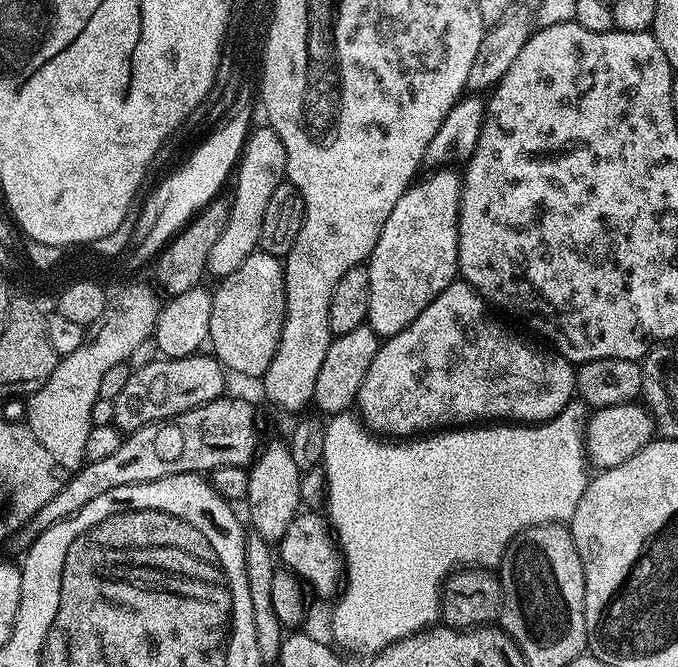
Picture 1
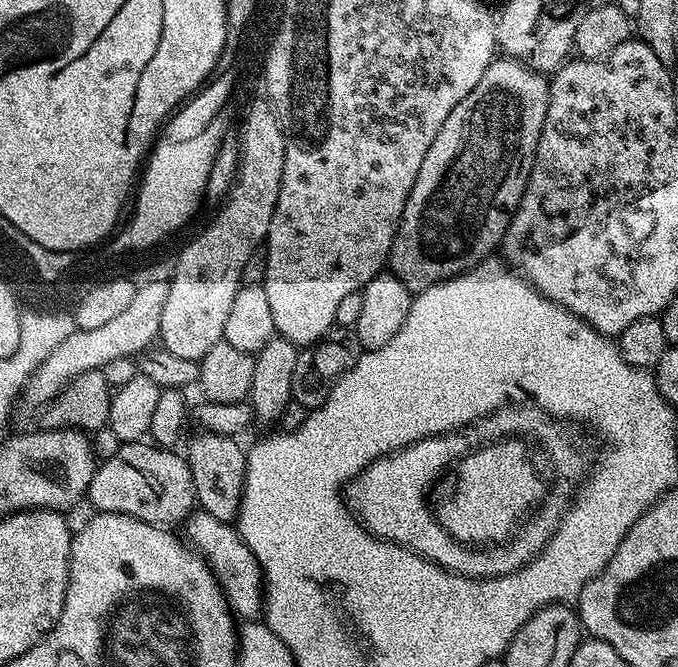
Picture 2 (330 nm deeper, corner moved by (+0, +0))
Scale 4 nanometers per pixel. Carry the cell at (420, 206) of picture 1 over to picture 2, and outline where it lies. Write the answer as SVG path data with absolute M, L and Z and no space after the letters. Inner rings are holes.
M497 58L493 60L491 66L482 74L482 82L450 110L450 118L442 122L442 130L438 130L438 135L434 142L430 142L430 150L426 150L426 158L422 158L422 170L418 170L418 178L414 178L414 186L406 198L406 206L402 210L400 226L396 230L396 236L392 240L392 252L388 256L390 271L414 294L426 290L435 284L441 284L443 280L449 280L451 276L461 276L463 272L473 268L480 261L489 259L492 252L501 247L506 230L512 221L512 215L518 210L522 194L528 185L528 175L532 173L532 164L536 160L536 147L542 134L542 126L546 118L546 106L548 105L548 86L550 80L547 75L528 68L521 60L511 58Z

